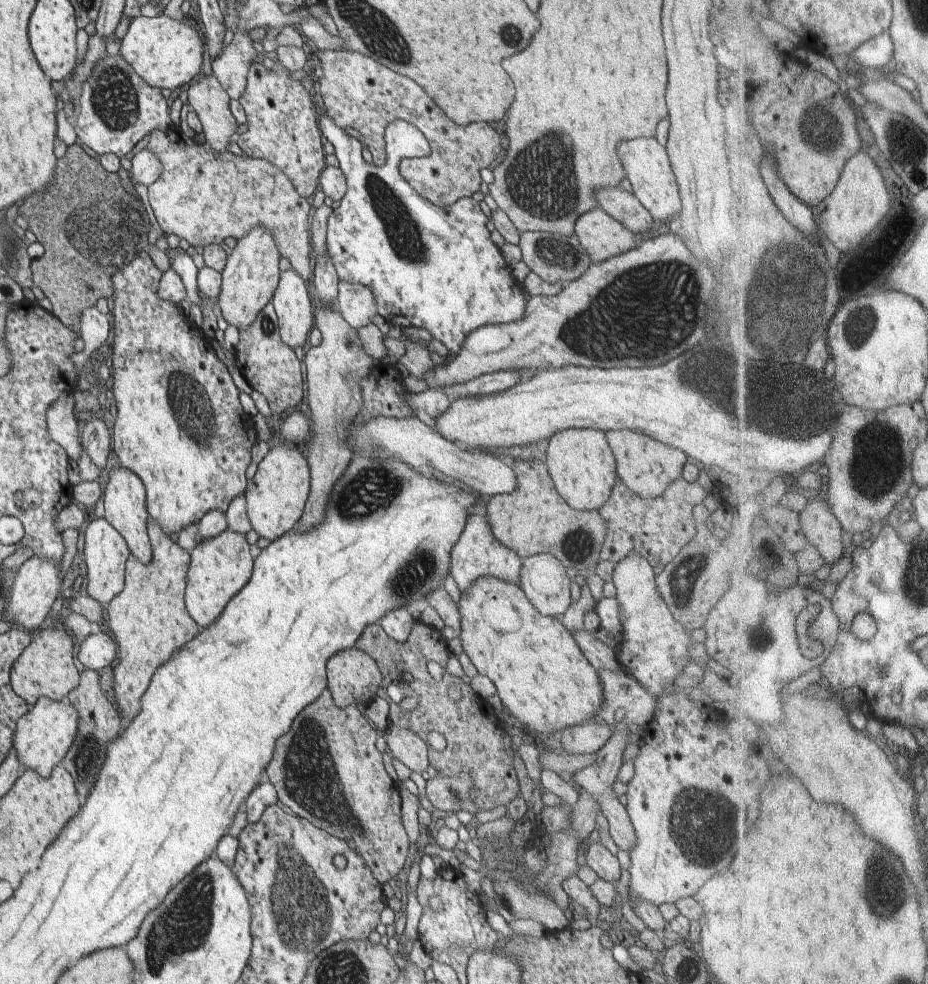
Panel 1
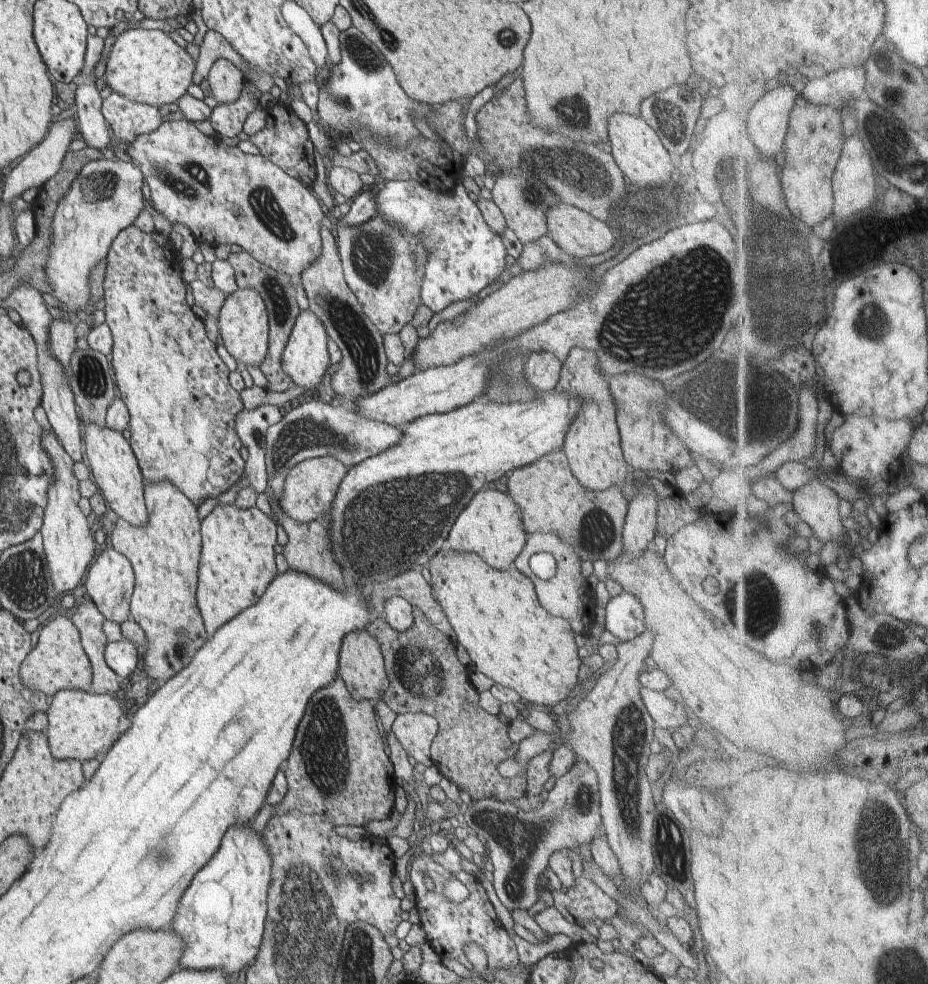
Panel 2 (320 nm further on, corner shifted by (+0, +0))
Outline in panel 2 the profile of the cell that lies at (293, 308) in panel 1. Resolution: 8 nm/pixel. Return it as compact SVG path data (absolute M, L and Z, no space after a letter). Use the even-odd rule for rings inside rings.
M301 310L284 347L281 362L283 371L292 380L292 385L305 388L306 395L314 392L320 386L324 374L326 374L328 367L331 365L326 347L326 337L327 332L322 321L312 311Z

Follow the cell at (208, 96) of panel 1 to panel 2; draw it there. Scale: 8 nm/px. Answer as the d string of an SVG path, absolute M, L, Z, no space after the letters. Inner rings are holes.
M220 57L213 62L208 80L218 104L224 105L235 101L240 96L244 74L232 62Z

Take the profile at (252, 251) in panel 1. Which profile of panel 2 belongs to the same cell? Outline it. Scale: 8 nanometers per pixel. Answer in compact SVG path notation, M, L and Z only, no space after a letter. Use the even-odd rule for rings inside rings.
M237 289L227 295L219 312L219 333L240 368L246 368L245 365L260 368L269 349L269 318L263 297L252 289Z

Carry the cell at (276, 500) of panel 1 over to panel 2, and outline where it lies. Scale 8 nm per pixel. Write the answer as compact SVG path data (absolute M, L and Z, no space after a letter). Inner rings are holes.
M335 456L314 457L298 463L287 474L283 484L280 506L290 518L309 523L322 518L331 510L340 483L350 470Z

